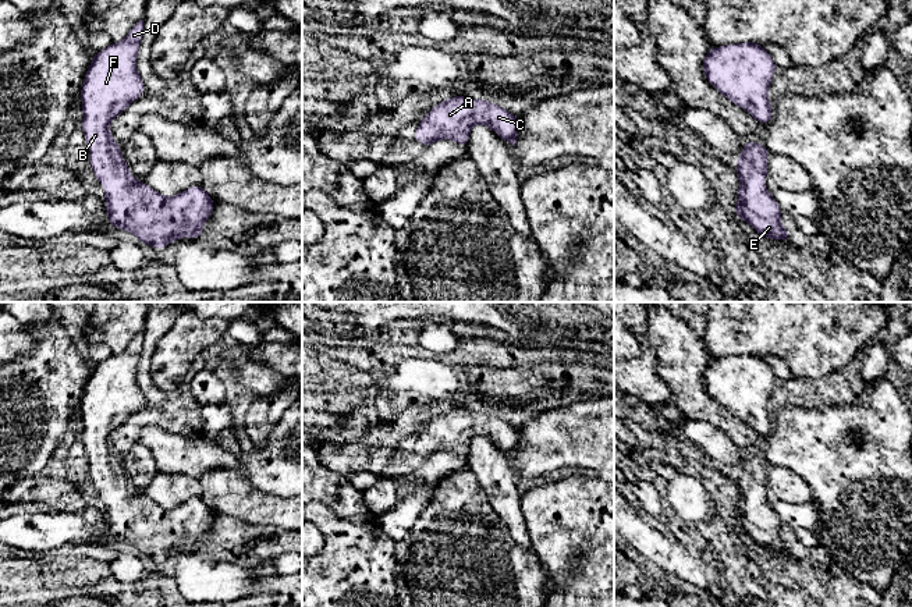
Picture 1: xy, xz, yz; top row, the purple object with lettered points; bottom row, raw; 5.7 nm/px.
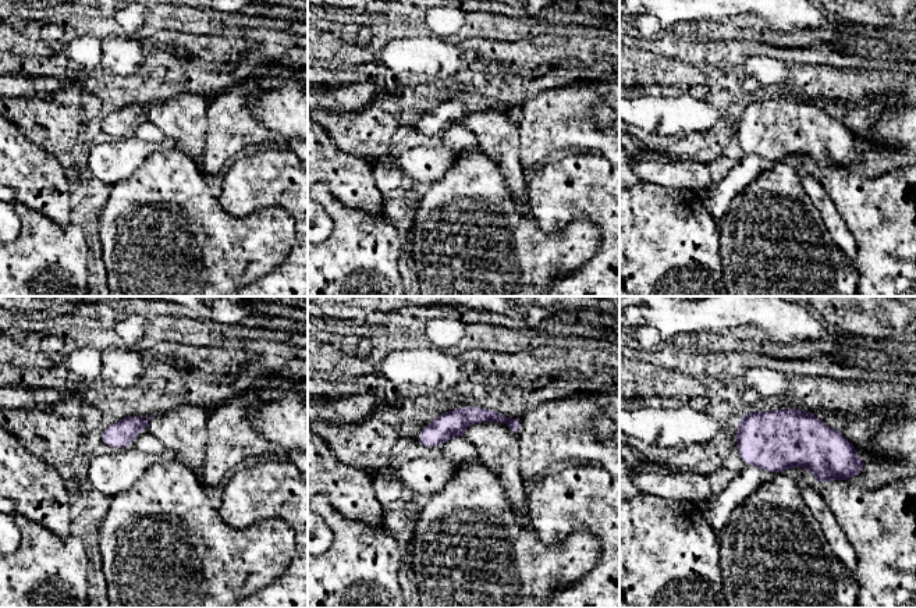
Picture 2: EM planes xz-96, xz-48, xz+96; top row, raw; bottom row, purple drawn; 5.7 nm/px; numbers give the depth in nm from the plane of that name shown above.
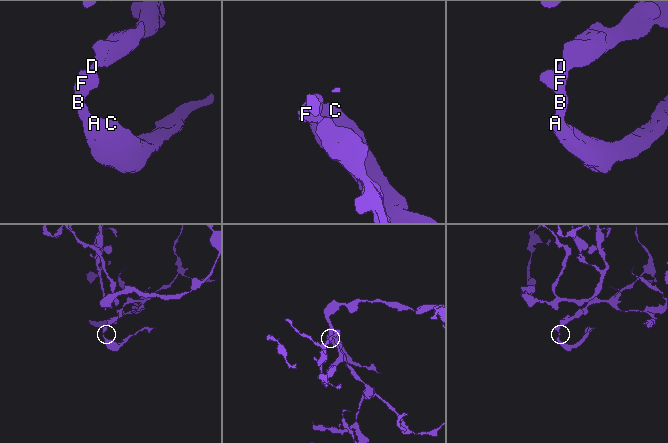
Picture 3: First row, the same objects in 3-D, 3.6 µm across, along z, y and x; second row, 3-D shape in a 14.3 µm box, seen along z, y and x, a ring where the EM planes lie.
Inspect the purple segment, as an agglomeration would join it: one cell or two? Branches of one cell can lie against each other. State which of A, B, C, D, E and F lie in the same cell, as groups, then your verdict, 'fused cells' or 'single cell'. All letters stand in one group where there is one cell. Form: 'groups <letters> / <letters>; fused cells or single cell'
groups A B C D E F; single cell

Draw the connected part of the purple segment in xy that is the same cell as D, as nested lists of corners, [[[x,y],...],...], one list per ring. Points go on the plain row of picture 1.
[[[143,331],[129,341],[124,352],[113,354],[92,370],[81,401],[82,443],[91,479],[104,500],[110,537],[163,561],[178,550],[201,550],[214,512],[201,496],[174,508],[163,508],[139,494],[111,448],[110,433],[145,402],[136,381],[142,344]]]

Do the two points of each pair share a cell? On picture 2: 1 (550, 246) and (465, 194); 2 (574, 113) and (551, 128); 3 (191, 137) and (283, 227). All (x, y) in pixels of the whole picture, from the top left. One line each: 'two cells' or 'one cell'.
1: one cell
2: one cell
3: two cells

